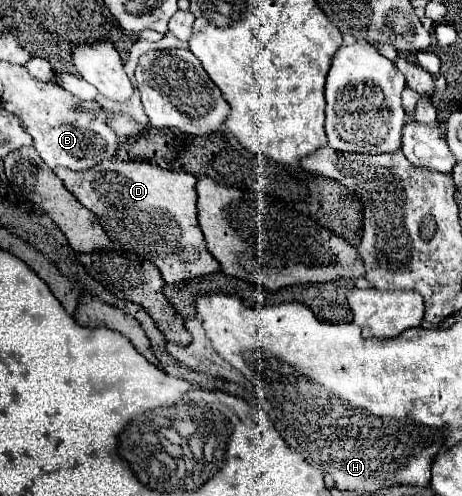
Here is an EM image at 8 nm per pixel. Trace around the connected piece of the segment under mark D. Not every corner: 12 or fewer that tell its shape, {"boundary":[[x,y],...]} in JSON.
{"boundary":[[145,160],[55,168],[115,250],[167,284],[219,272],[197,178]]}

